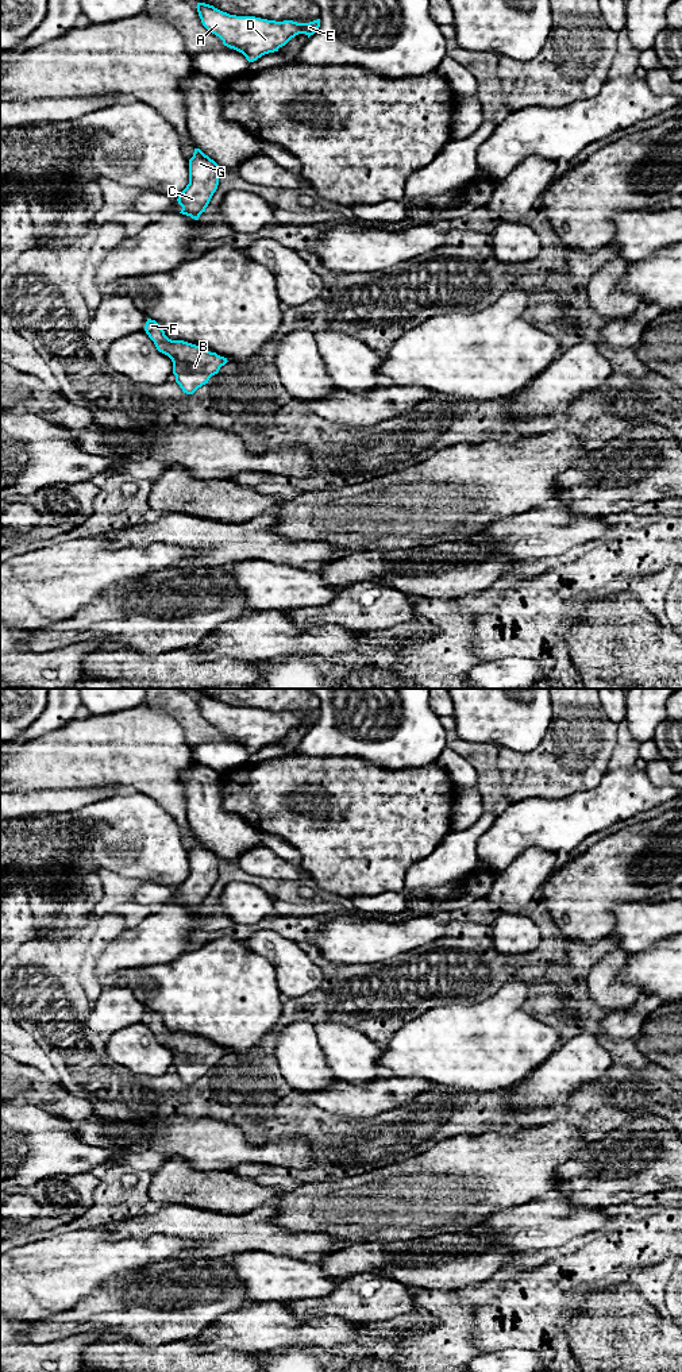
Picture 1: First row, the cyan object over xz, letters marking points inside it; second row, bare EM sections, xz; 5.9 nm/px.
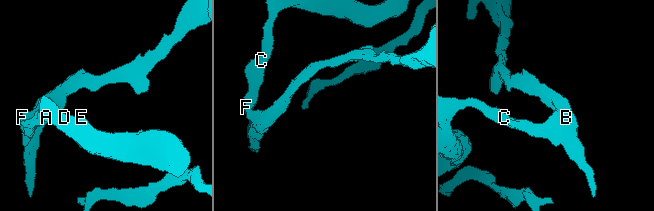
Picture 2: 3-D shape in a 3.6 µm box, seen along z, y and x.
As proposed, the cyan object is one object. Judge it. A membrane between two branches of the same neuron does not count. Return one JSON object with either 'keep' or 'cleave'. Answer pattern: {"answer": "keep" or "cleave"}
{"answer": "keep"}

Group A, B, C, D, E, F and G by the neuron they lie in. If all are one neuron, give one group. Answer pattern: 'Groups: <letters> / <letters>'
Groups: A B C D E F G

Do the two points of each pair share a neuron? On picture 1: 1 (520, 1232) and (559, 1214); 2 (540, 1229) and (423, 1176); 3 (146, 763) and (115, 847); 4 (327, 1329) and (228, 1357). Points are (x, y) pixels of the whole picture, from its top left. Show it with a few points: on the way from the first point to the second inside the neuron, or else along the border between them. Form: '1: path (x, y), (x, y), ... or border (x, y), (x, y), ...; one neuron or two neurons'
1: path (530, 1228), (550, 1222); one neuron
2: border (530, 1201), (488, 1213), (482, 1217); two neurons
3: border (137, 792), (147, 794), (164, 809); two neurons
4: border (216, 1348), (243, 1349), (257, 1355); two neurons

